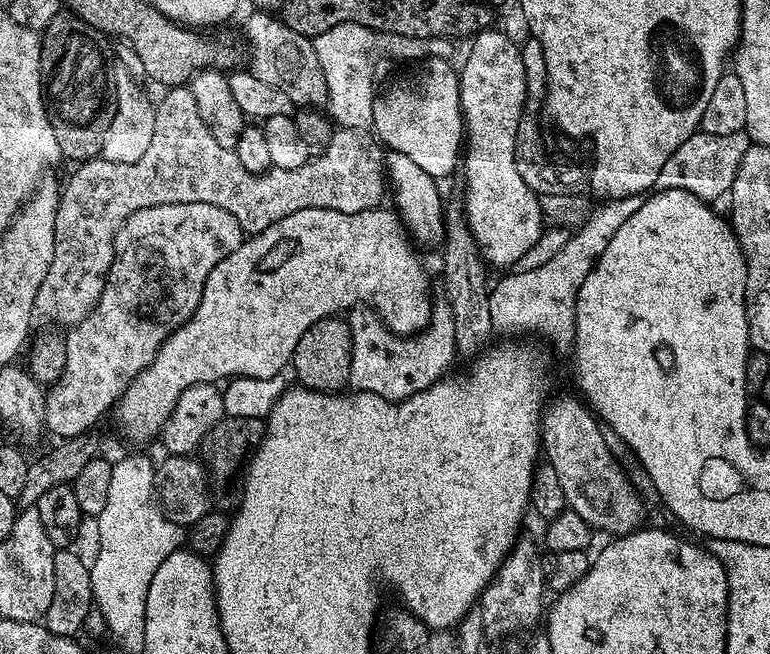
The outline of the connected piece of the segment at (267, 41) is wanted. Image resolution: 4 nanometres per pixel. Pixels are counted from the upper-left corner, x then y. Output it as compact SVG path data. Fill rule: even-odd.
M252 10L244 20L244 36L248 39L248 60L252 75L269 86L282 90L286 98L294 106L311 108L320 106L328 99L326 78L322 74L322 66L318 66L318 54L314 50L309 37L298 34L298 30L290 30L278 18L272 20L267 11Z

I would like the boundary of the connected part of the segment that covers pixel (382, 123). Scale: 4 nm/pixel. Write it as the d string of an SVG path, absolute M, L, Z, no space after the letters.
M427 57L419 61L417 68L404 72L388 89L381 91L374 102L371 131L385 149L406 154L426 174L437 178L457 171L462 160L462 145L465 143L464 113L460 110L460 77L452 60Z

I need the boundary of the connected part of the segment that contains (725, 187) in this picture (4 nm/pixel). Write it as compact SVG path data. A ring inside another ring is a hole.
M697 130L693 136L686 138L670 158L666 158L666 166L662 166L662 174L656 183L657 189L673 188L686 190L699 200L713 202L720 195L731 193L732 183L738 174L738 166L742 166L742 158L746 158L746 150L750 146L747 131L734 134L718 134L711 136Z

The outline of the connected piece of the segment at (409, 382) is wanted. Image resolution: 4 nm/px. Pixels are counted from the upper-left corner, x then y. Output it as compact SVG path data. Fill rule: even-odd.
M447 303L433 307L432 318L423 332L411 338L401 338L384 325L371 307L357 306L347 313L348 329L352 335L352 365L349 385L355 391L378 394L391 400L405 400L424 392L437 380L445 379L452 358L457 355L454 318Z

